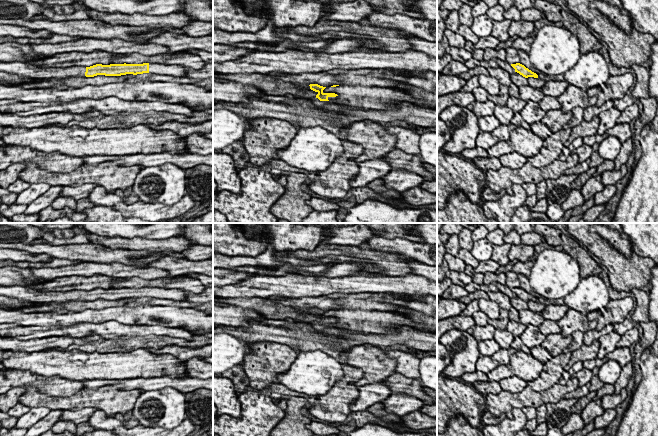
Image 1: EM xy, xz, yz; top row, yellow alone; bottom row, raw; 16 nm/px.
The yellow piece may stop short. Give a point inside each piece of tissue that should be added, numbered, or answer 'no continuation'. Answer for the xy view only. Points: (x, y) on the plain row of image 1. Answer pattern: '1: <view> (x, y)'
1: xy (21, 293)
2: xy (161, 293)

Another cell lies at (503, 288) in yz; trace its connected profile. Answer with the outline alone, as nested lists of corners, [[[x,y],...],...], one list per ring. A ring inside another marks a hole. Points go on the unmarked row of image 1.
[[[496,282],[495,285],[500,292],[507,295],[509,298],[515,297],[515,293],[506,284]]]

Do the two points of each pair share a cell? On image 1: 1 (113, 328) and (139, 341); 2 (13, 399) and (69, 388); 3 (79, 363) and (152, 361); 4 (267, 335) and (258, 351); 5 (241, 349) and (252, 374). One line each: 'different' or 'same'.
1: different
2: different
3: same
4: different
5: different

